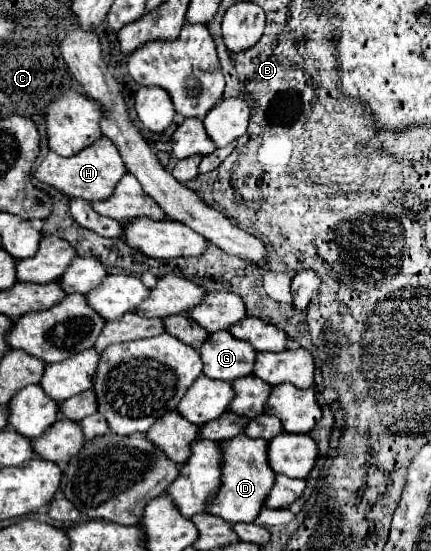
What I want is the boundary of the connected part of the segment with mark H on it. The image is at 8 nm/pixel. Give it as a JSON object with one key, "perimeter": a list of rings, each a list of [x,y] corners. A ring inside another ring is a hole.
{"perimeter":[[[107,137],[95,141],[93,145],[89,145],[87,149],[83,149],[81,153],[77,153],[73,157],[61,157],[57,153],[49,153],[41,161],[41,165],[35,169],[35,177],[39,181],[57,187],[59,191],[63,191],[69,197],[87,199],[87,201],[105,201],[105,199],[109,199],[125,173],[127,173],[127,167],[123,163],[121,155],[119,155],[119,149]]]}

